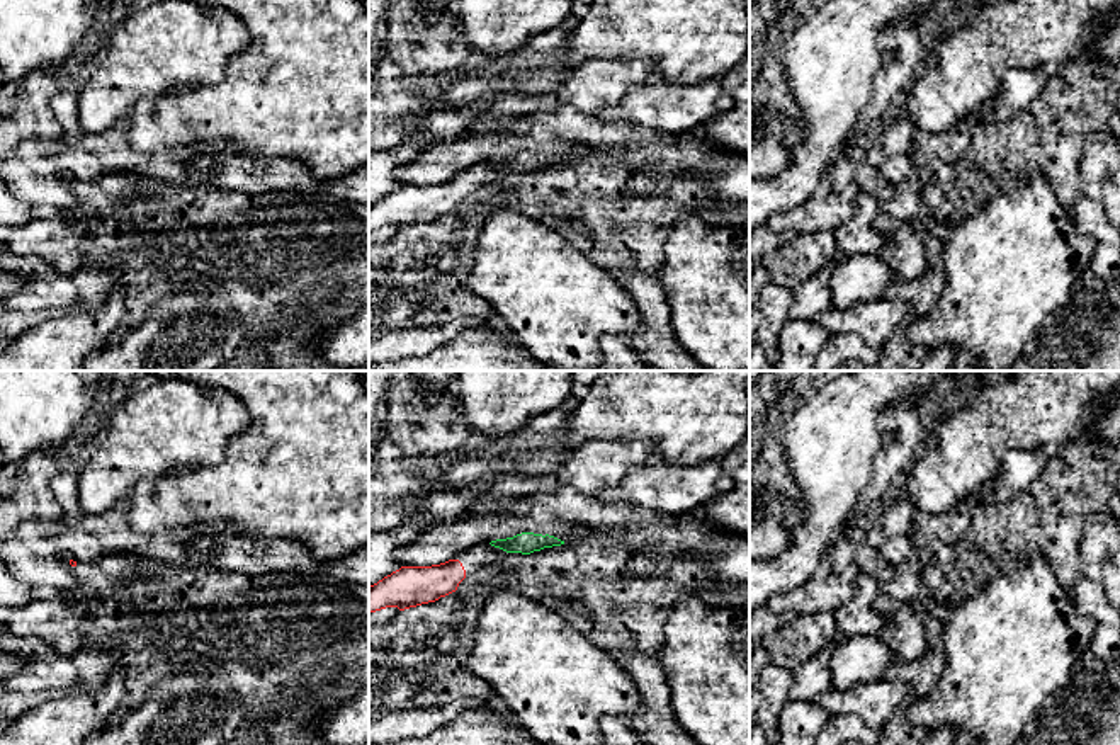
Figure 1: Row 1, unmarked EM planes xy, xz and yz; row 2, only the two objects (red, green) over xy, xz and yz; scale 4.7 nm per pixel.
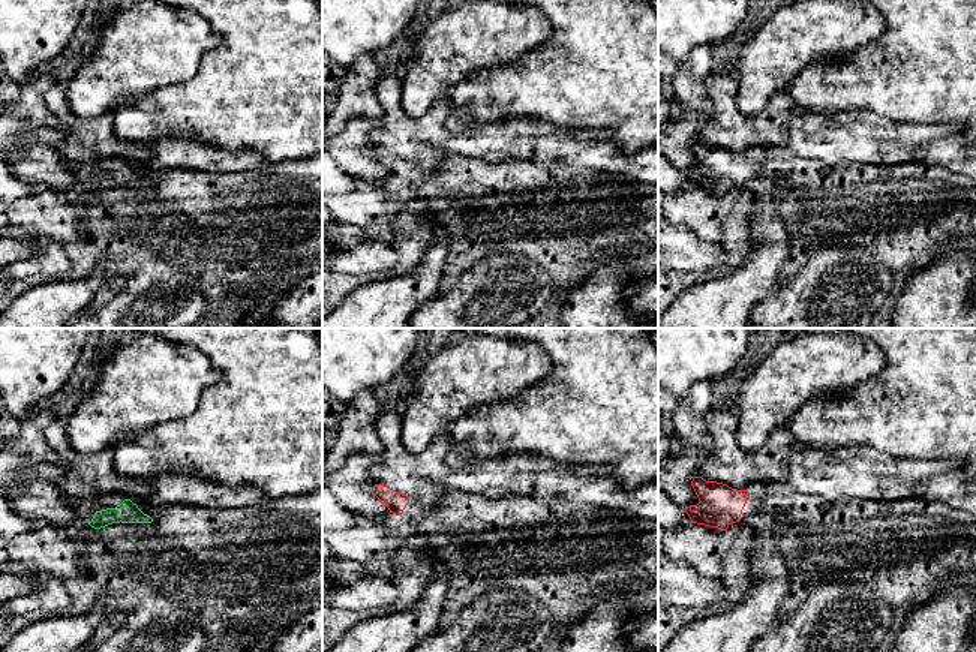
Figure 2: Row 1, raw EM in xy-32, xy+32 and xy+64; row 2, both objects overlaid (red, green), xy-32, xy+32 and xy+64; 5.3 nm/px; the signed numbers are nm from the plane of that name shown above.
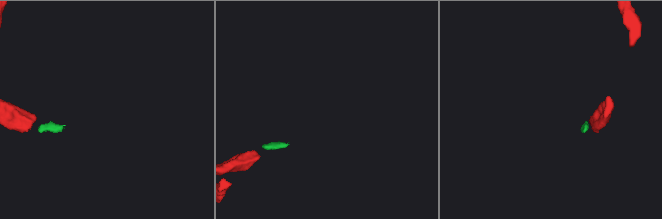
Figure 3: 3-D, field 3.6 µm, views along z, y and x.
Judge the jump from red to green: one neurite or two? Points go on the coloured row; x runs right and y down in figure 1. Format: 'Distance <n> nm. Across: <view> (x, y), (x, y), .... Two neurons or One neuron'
Distance 170 nm. Across: xz (461, 563), (490, 543). One neuron

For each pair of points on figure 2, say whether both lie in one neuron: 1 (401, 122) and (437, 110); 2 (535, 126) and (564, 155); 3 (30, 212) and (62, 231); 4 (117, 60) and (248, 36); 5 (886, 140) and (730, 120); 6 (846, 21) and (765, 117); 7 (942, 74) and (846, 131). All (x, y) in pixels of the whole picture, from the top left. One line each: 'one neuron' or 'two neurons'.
1: one neuron
2: two neurons
3: one neuron
4: two neurons
5: one neuron
6: two neurons
7: two neurons

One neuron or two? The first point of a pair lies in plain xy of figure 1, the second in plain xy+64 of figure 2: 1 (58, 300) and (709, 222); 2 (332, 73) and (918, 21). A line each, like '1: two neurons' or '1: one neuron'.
1: two neurons
2: one neuron

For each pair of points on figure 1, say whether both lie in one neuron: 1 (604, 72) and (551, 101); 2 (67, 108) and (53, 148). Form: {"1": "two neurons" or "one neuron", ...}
{"1": "one neuron", "2": "two neurons"}

